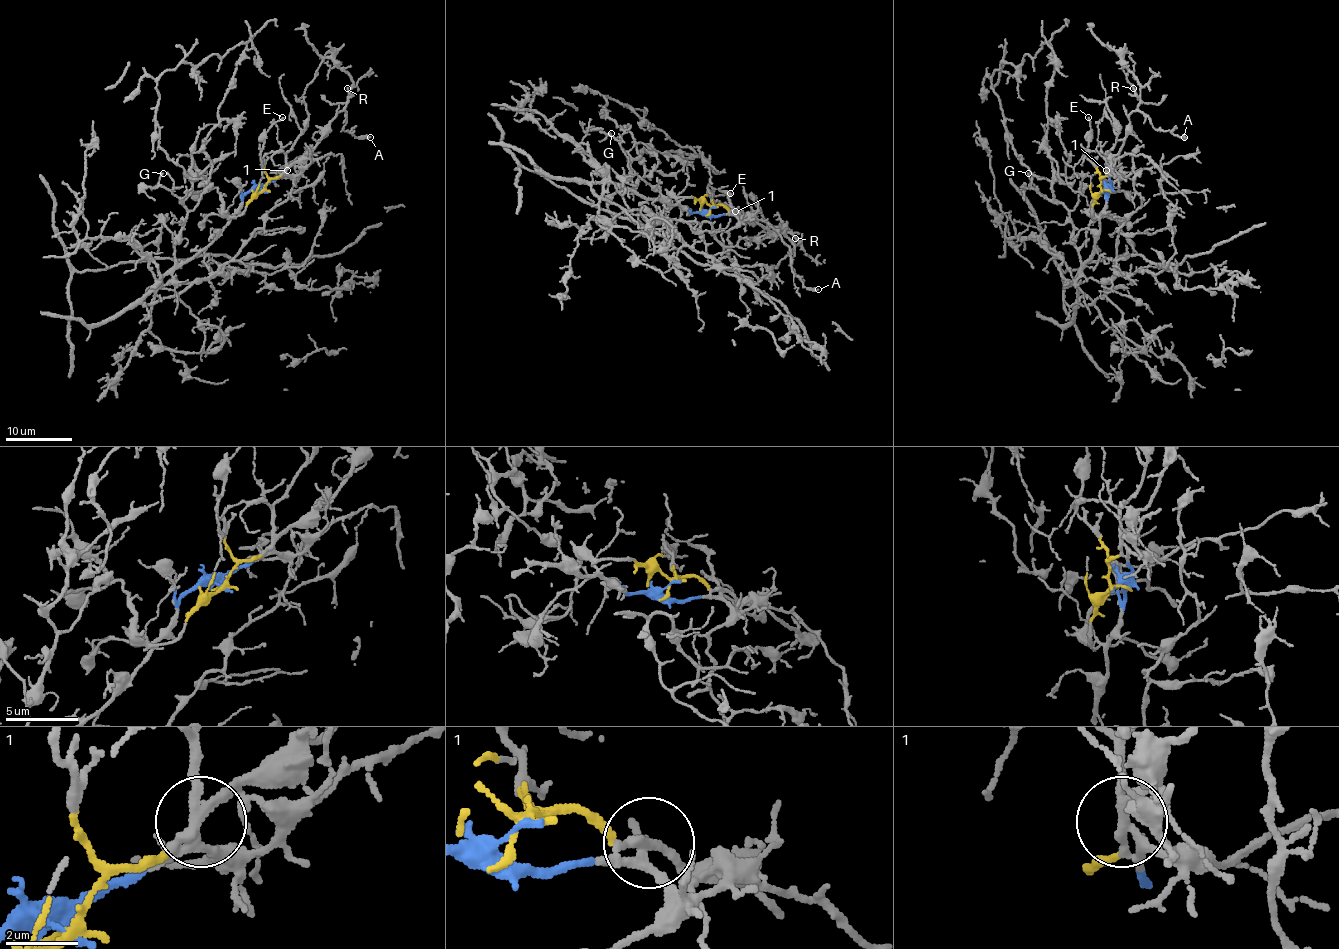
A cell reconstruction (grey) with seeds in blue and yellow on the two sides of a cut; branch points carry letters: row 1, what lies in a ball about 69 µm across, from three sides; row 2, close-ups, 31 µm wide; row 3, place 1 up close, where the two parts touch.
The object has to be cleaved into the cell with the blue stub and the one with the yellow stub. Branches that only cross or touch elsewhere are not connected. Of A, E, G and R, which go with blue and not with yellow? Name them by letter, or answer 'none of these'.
G

